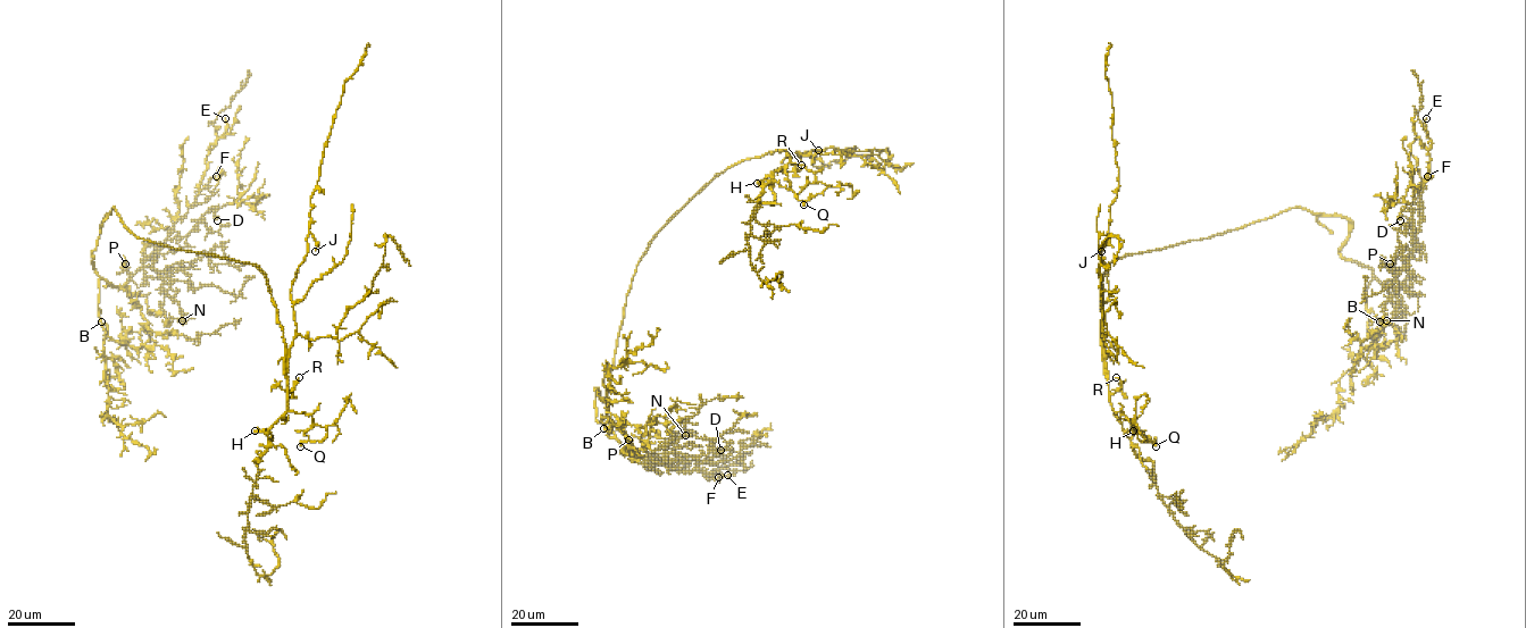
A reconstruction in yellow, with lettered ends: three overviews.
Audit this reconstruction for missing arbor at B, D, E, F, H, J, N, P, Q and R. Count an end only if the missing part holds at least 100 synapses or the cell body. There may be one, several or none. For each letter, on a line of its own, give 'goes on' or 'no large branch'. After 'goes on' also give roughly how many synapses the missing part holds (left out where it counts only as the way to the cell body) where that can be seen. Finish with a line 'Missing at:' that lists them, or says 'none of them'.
B: no large branch
D: no large branch
E: no large branch
F: no large branch
H: no large branch
J: no large branch
N: no large branch
P: no large branch
Q: no large branch
R: no large branch
Missing at: none of them

